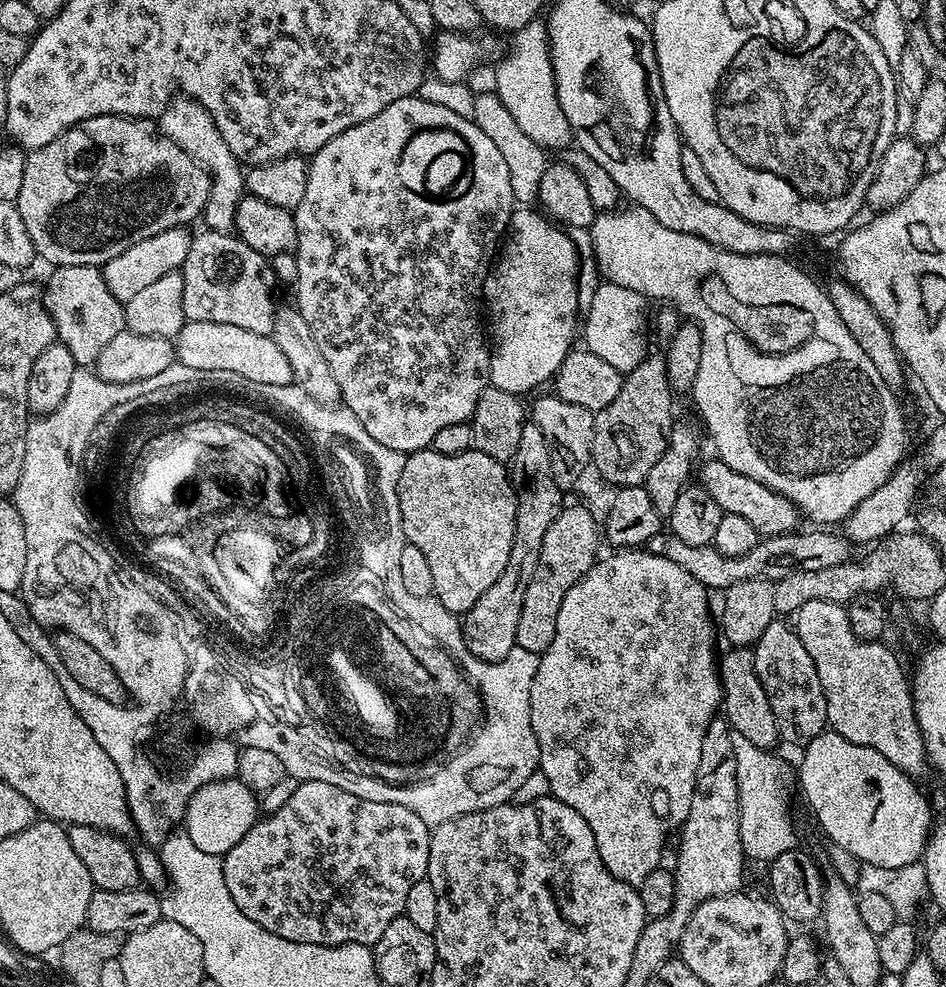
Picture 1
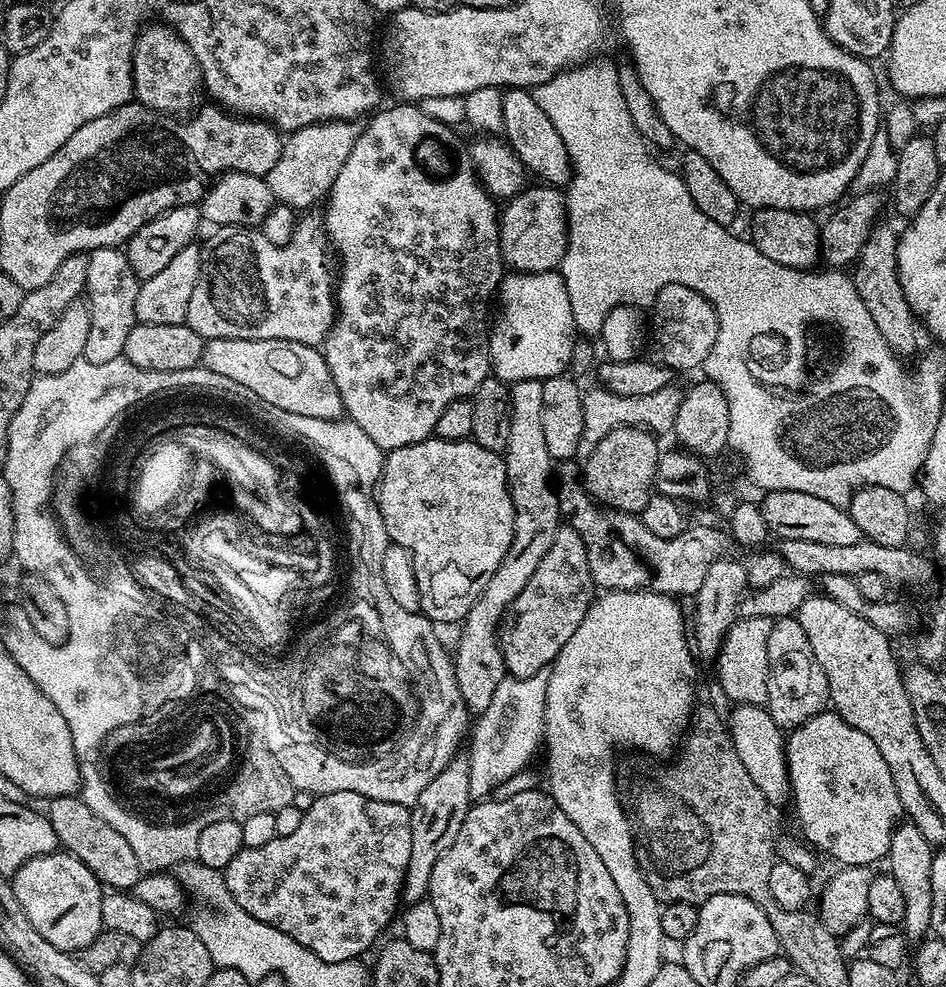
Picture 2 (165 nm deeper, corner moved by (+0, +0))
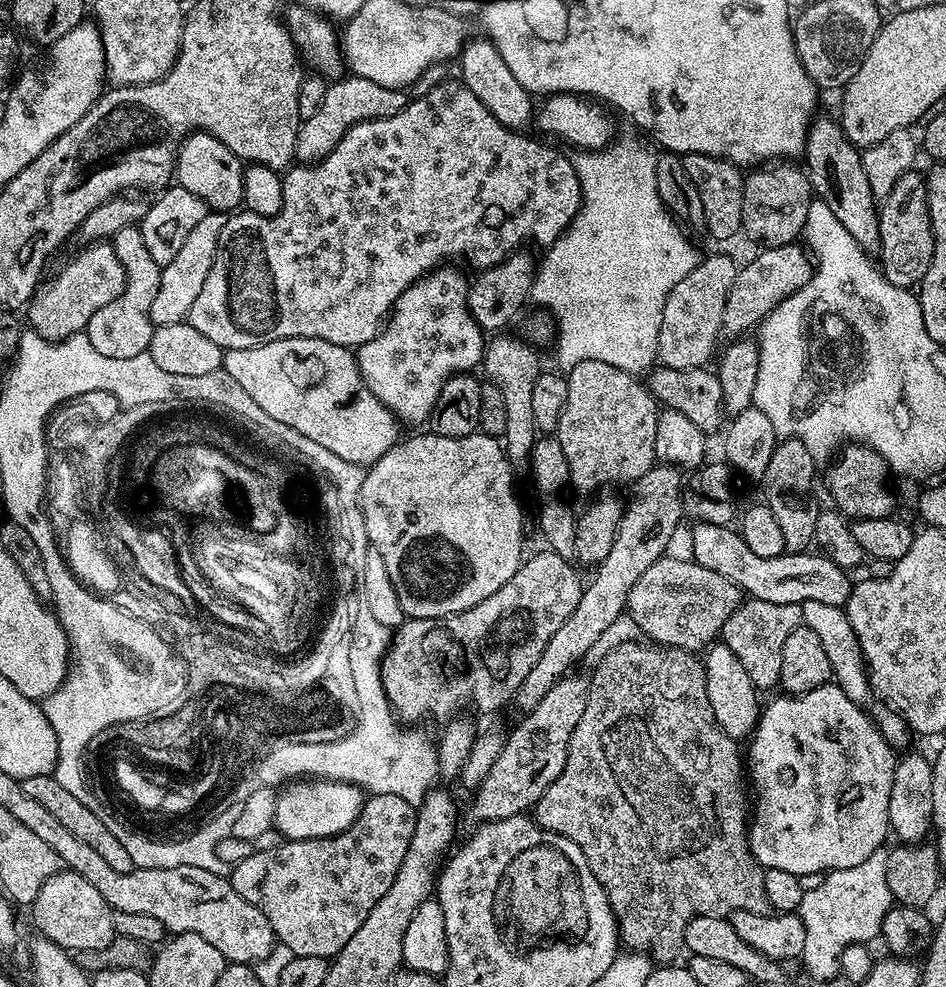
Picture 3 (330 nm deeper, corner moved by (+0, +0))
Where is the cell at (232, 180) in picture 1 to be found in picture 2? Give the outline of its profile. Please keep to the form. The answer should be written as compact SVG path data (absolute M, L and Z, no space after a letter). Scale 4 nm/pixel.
M152 22L141 31L136 38L132 51L132 90L135 99L155 112L165 114L188 114L197 107L200 92L202 96L202 81L200 67L186 42L176 33L175 27L164 22Z

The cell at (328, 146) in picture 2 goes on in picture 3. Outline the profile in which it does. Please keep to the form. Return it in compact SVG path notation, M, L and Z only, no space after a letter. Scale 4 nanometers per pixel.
M351 74L337 79L324 92L320 105L312 113L305 115L300 121L298 142L296 143L296 160L315 162L323 156L329 156L338 146L341 138L356 124L367 120L381 120L398 114L410 102L407 91L399 88L378 86L378 82L370 82L366 78L358 78Z

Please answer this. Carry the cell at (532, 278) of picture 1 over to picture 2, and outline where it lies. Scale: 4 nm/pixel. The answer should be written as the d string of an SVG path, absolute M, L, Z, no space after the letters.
M509 271L507 275L500 281L498 289L498 304L500 300L500 313L495 313L494 319L490 324L488 333L488 353L492 359L491 375L497 380L503 380L505 384L511 386L520 380L548 380L551 376L558 376L569 371L568 363L572 360L572 351L576 348L576 339L578 333L576 331L576 323L574 322L574 314L570 310L570 294L566 294L566 286L561 278L559 271L555 272L518 272Z

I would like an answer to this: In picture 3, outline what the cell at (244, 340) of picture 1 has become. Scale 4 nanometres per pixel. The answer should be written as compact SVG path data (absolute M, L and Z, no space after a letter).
M286 338L253 348L229 348L223 367L274 422L306 434L346 462L371 466L401 439L401 425L374 398L347 348L319 338Z

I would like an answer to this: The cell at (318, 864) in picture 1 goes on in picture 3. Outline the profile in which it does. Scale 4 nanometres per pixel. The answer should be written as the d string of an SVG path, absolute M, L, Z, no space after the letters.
M398 794L369 795L358 818L345 832L326 838L290 840L281 843L281 848L264 848L261 852L254 850L242 858L242 862L231 865L230 879L234 890L238 890L250 906L266 914L266 922L270 922L277 941L287 946L293 956L328 960L337 956L342 946L354 938L358 926L366 922L366 914L370 914L378 898L390 890L398 866L402 866L402 858L406 858L406 850L410 850L415 821L416 808L406 802L406 798L398 798Z

